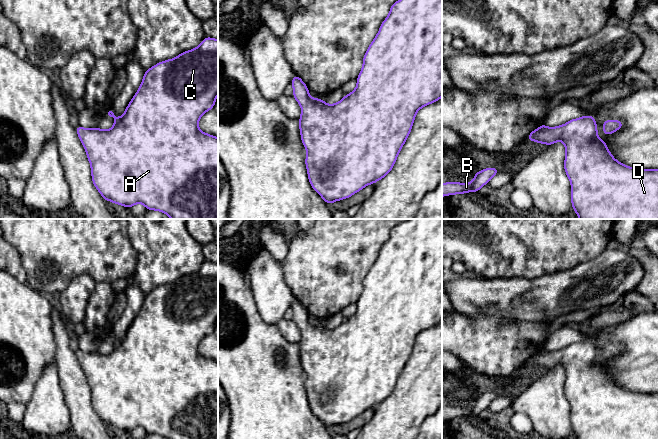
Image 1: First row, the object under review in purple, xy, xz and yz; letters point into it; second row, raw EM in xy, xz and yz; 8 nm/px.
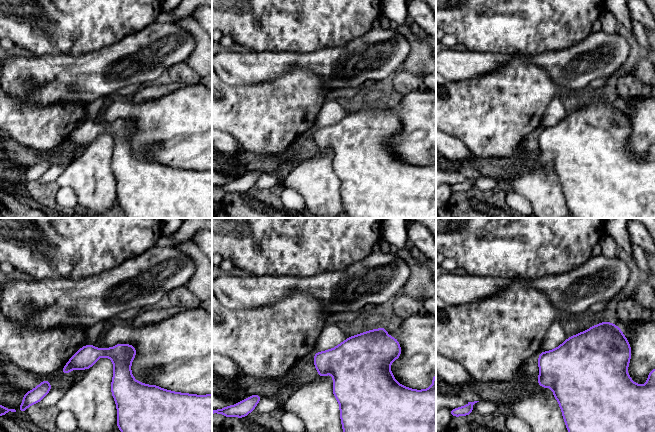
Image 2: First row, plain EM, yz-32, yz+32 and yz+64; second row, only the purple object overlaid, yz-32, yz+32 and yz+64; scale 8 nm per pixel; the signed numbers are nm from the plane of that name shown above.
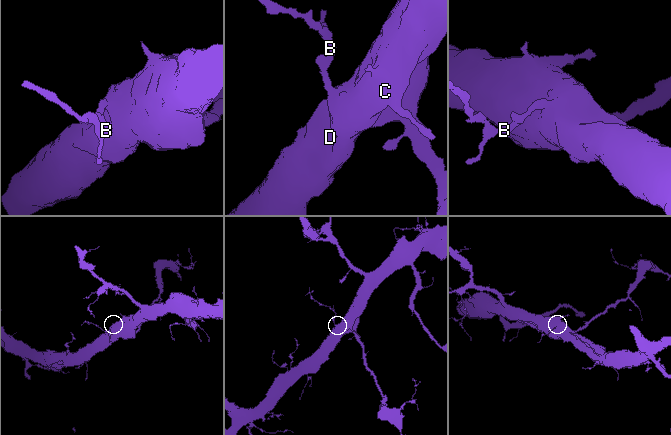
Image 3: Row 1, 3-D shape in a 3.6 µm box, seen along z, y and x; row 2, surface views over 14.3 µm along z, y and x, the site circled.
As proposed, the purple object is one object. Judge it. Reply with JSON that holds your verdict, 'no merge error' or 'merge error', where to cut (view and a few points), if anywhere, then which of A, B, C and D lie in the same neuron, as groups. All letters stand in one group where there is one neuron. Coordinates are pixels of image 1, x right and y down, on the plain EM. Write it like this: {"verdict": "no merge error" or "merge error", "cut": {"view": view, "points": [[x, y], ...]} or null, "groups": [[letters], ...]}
{"verdict": "no merge error", "cut": null, "groups": [["A", "B", "C", "D"]]}

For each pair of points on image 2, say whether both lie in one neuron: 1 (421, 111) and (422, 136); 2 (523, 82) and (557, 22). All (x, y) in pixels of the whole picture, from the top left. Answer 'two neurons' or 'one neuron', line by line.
1: one neuron
2: two neurons

